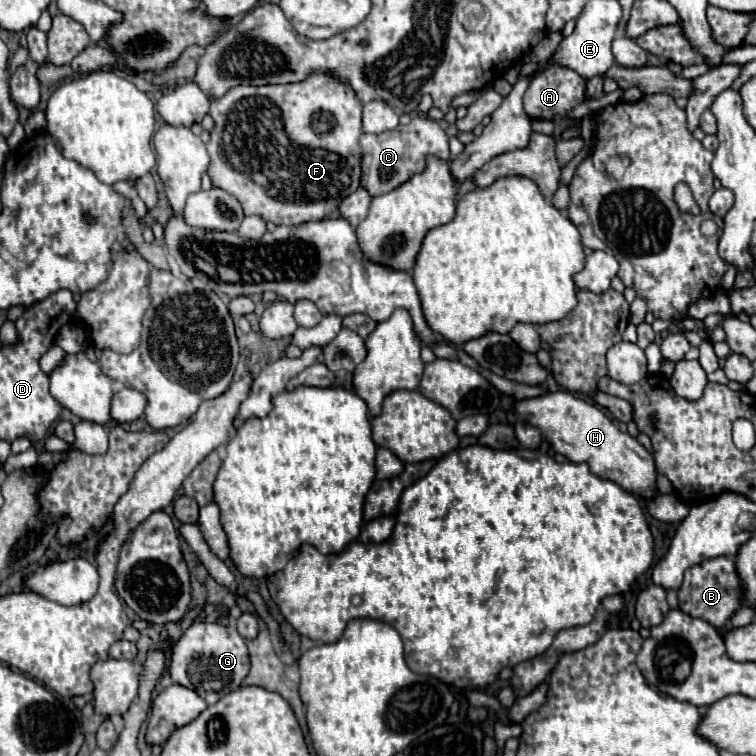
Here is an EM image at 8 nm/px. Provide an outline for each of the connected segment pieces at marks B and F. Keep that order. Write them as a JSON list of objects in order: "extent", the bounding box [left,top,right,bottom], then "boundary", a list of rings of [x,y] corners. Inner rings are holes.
[{"extent":[678,557,744,629],"boundary":[[[716,557],[716,559],[708,559],[700,565],[690,567],[684,573],[684,585],[678,591],[678,601],[680,601],[680,611],[684,611],[692,617],[700,617],[718,629],[726,627],[730,617],[744,603],[744,585],[736,571],[734,559],[732,557]]]},{"extent":[206,73,362,225],"boundary":[[[310,73],[304,81],[286,83],[286,85],[262,85],[262,87],[238,85],[234,89],[230,89],[224,97],[212,101],[210,115],[216,125],[210,131],[210,141],[206,143],[208,153],[210,153],[210,167],[206,173],[210,175],[214,187],[224,189],[226,193],[230,193],[232,197],[236,197],[242,203],[242,209],[246,215],[258,215],[266,223],[272,221],[274,225],[300,225],[306,221],[320,221],[320,219],[330,217],[332,213],[336,213],[342,199],[360,187],[362,149],[360,149],[358,139],[362,135],[362,101],[356,97],[354,89],[348,83],[342,83],[340,77],[334,73]]]}]

